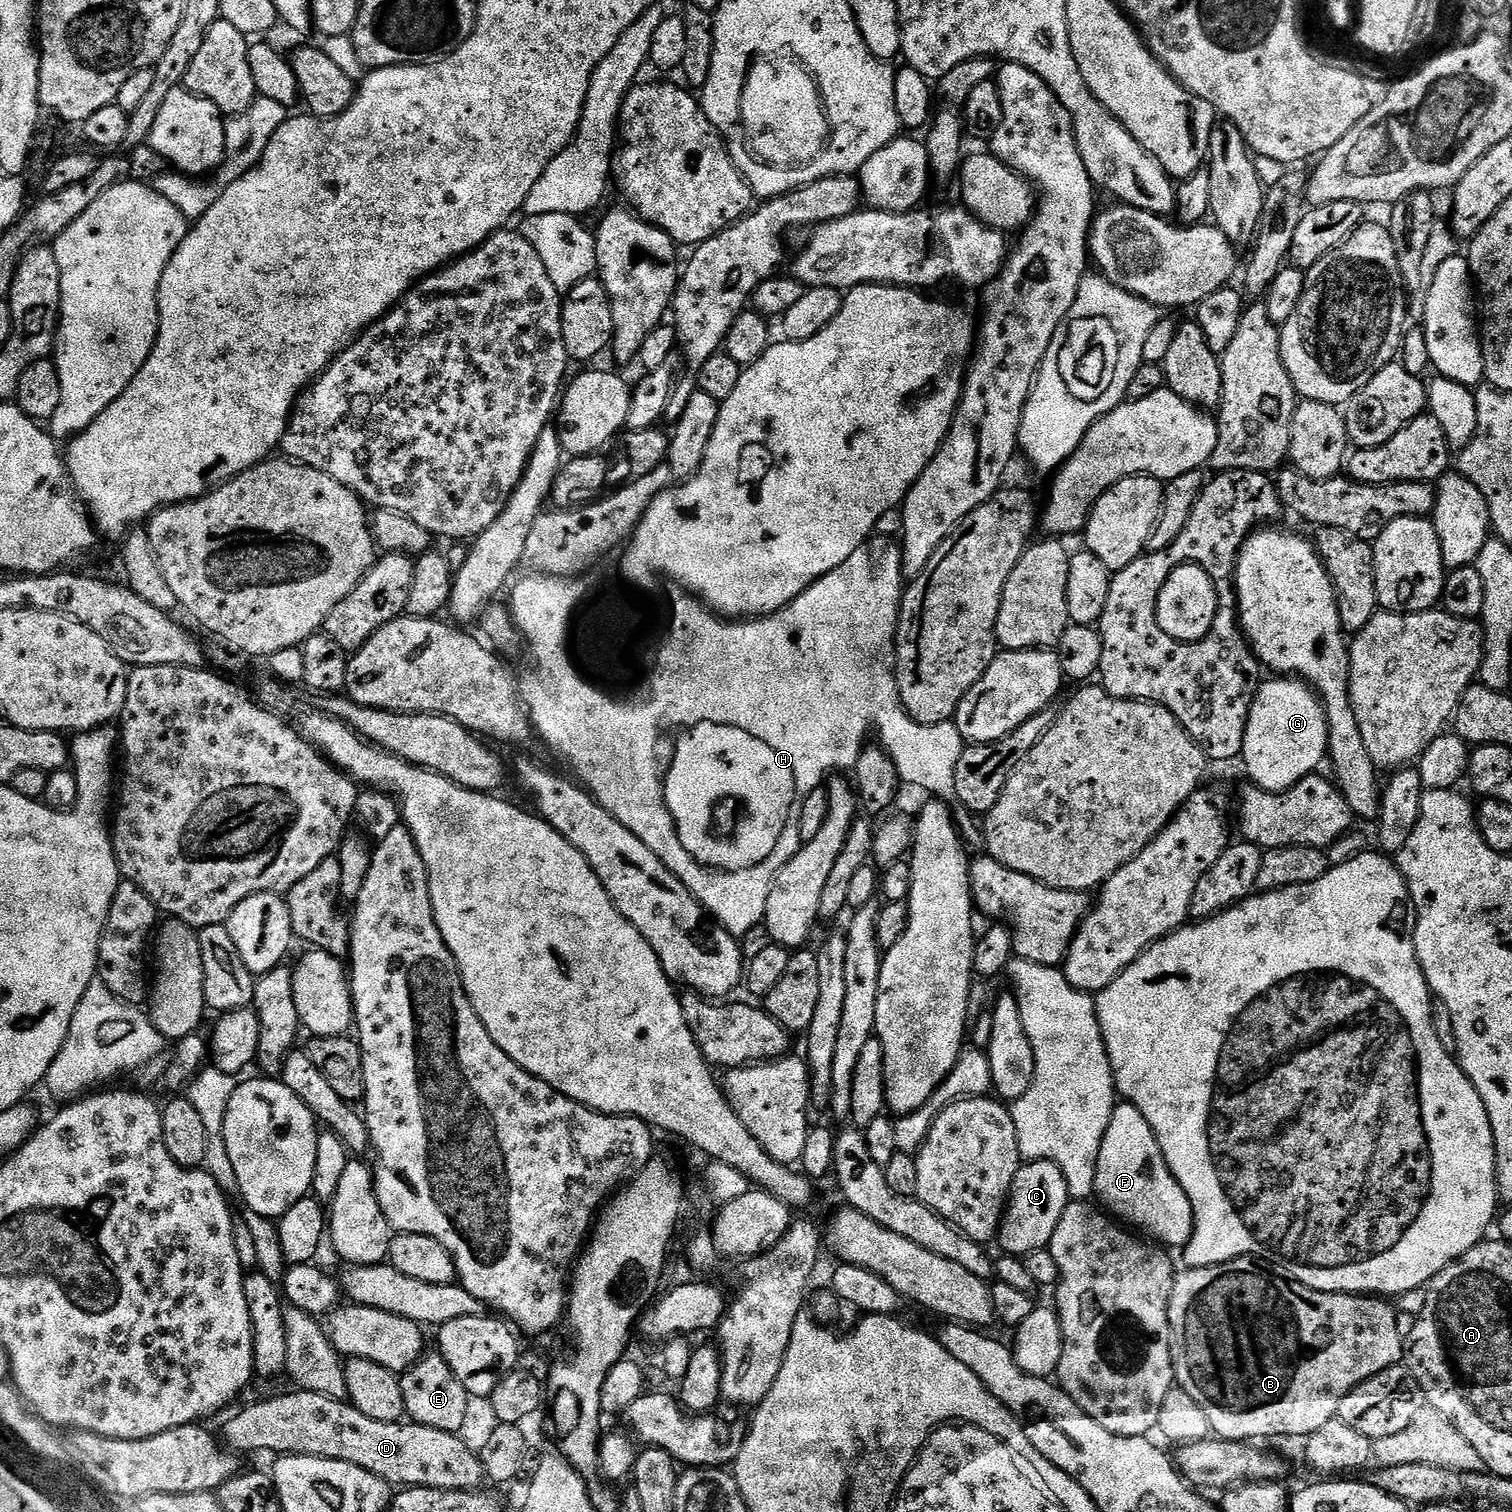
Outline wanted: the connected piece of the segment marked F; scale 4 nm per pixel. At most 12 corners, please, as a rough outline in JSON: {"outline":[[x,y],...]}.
{"outline":[[1117,1103],[1095,1195],[1169,1249],[1192,1237],[1190,1198],[1150,1122]]}

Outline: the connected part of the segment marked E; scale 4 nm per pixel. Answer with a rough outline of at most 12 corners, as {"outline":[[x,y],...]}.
{"outline":[[439,1351],[400,1376],[411,1423],[463,1433],[470,1397]]}

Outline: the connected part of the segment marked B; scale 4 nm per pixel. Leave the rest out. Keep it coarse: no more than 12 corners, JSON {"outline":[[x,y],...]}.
{"outline":[[1185,1267],[1176,1384],[1221,1440],[1307,1438],[1406,1356],[1387,1299]]}

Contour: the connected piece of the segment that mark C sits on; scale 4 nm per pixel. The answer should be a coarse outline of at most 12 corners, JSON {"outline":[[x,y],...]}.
{"outline":[[1054,1162],[1021,1163],[1000,1222],[1000,1252],[1048,1247],[1070,1202]]}

